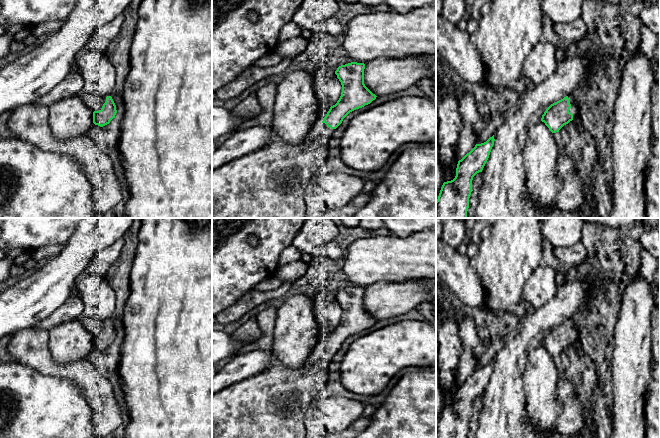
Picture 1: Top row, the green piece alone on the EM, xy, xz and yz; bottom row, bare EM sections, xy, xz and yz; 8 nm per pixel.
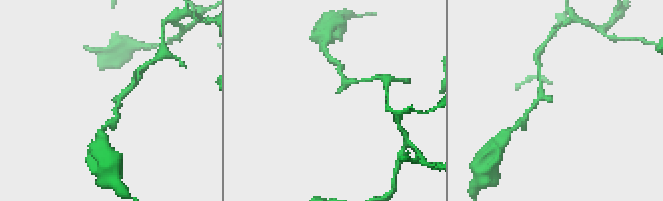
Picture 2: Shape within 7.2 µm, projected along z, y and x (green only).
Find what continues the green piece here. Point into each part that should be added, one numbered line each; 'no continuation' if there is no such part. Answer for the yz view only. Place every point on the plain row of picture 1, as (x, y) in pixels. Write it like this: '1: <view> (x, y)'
1: yz (575, 332)

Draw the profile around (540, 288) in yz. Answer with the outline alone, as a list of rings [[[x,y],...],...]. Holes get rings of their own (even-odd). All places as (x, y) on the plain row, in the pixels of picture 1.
[[[540,264],[525,282],[522,300],[537,309],[549,302],[557,292],[556,271]]]

